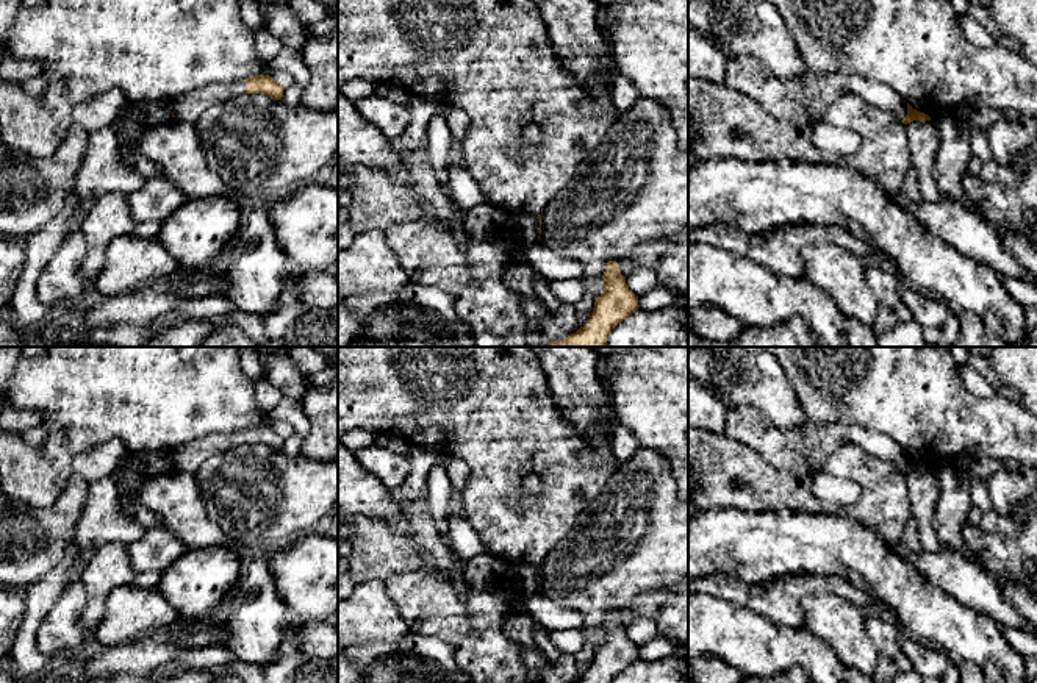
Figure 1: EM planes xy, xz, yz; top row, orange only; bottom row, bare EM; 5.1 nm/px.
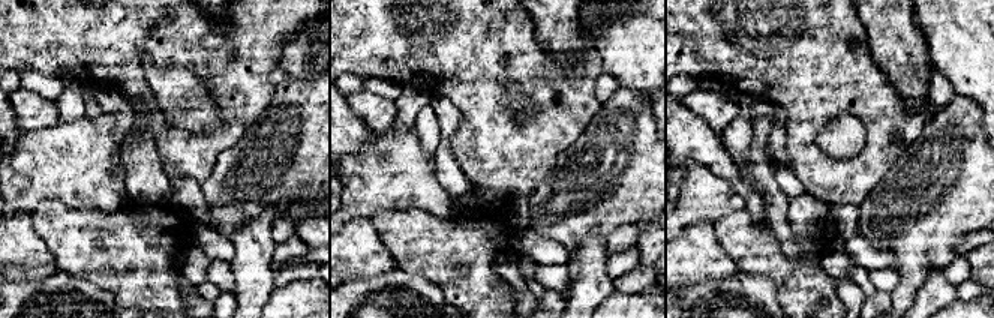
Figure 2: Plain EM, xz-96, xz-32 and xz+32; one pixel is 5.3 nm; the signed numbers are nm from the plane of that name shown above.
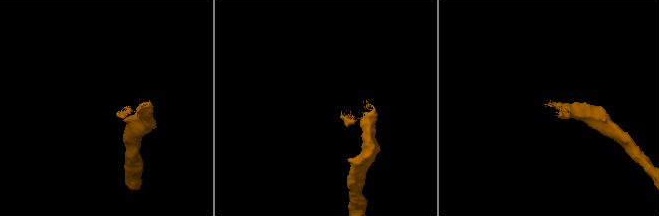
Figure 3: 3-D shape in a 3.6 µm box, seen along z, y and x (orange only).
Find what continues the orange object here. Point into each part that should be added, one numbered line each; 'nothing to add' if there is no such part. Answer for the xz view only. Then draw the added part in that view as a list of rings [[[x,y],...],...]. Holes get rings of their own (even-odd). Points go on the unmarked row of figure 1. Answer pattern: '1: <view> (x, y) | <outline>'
nothing to add

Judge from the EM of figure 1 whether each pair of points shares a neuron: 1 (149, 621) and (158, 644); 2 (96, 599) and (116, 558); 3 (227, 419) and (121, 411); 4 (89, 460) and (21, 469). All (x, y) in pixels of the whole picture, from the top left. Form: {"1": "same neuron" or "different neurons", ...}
{"1": "different neurons", "2": "same neuron", "3": "same neuron", "4": "same neuron"}

